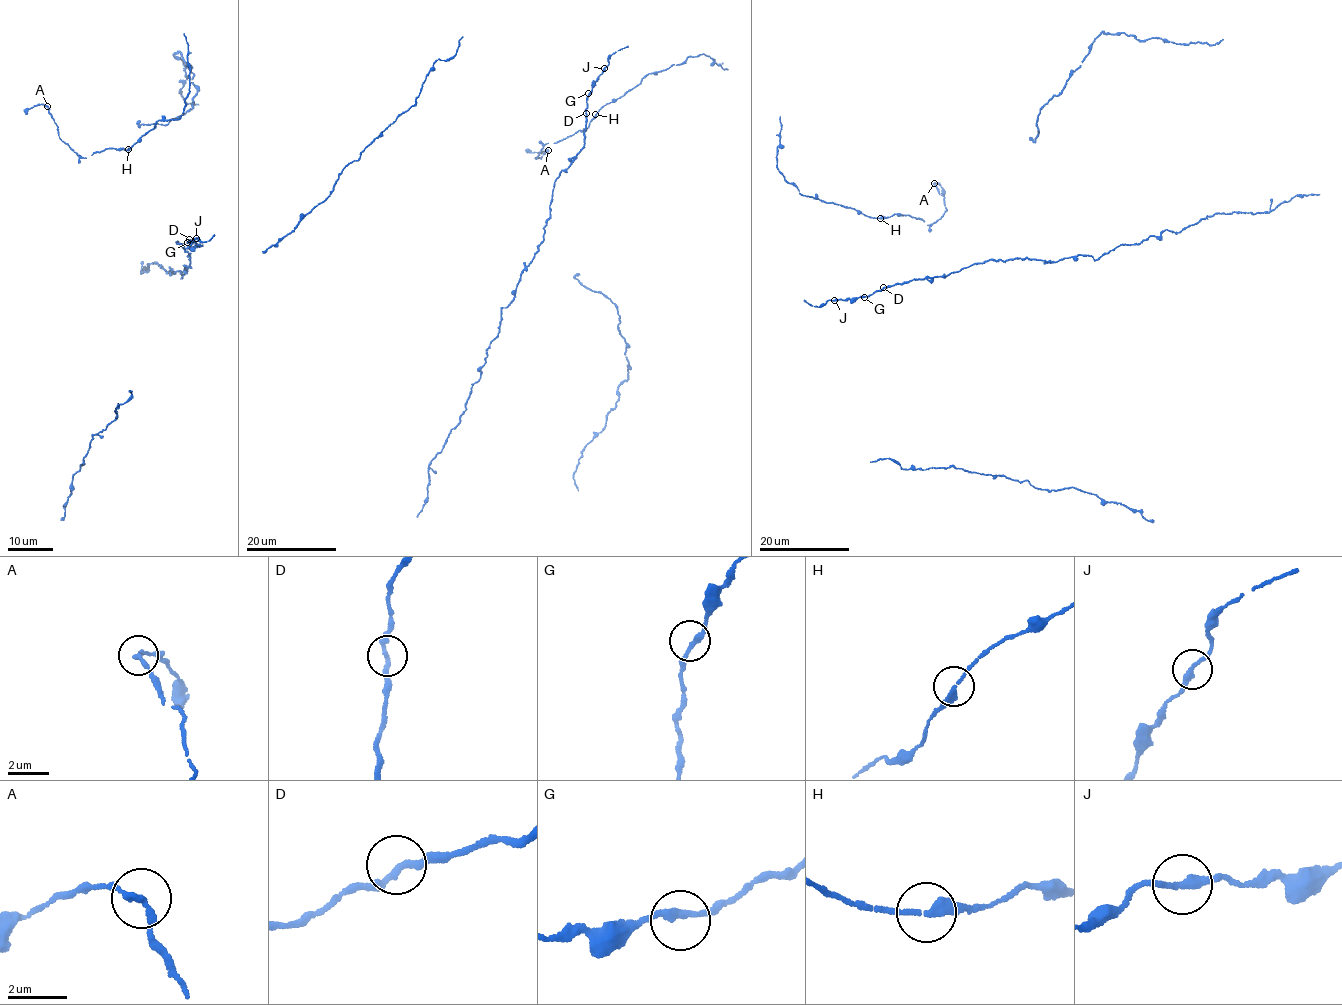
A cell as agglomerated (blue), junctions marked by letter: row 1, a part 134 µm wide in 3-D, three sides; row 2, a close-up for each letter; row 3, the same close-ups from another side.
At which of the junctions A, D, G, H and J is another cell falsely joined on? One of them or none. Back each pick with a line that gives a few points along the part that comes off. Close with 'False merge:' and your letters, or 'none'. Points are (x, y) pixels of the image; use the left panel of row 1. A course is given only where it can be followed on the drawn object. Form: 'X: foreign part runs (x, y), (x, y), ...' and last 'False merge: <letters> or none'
False merge: none

